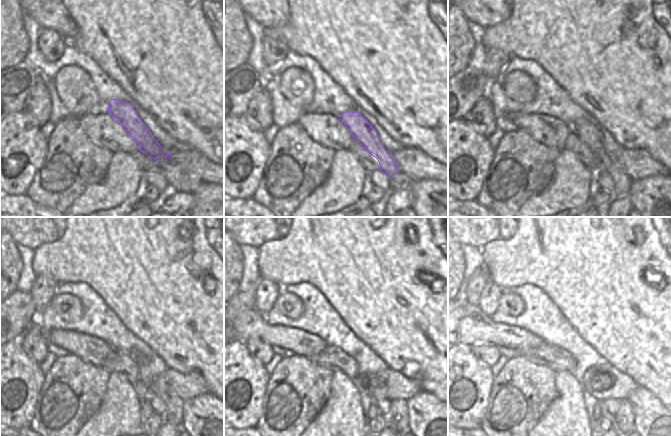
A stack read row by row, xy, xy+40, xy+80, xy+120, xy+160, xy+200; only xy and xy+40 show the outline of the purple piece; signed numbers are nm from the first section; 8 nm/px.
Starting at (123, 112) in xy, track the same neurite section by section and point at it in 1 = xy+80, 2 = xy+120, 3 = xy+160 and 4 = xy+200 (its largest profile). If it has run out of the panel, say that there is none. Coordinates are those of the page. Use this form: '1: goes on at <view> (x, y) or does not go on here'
1: goes on at xy+80 (589, 135)
2: goes on at xy+120 (174, 405)
3: goes on at xy+160 (398, 411)
4: goes on at xy+200 (624, 416)

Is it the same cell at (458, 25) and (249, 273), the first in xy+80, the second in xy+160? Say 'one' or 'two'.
two

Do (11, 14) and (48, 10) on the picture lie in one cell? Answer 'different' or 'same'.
different

